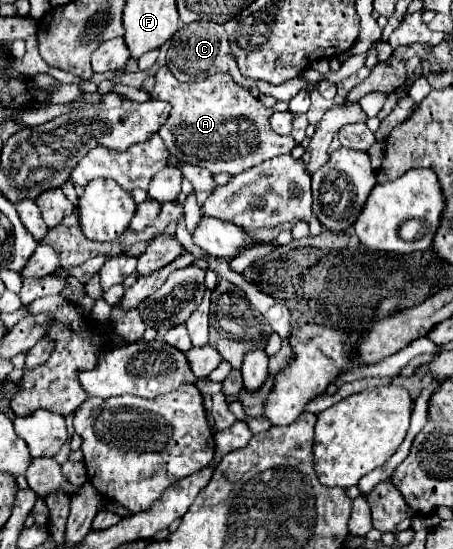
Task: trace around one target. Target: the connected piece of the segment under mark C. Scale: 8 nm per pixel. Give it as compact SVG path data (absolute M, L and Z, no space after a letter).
M195 21L189 25L181 25L177 33L169 41L169 51L167 51L167 69L185 83L191 81L201 81L209 75L215 73L231 73L235 81L241 81L241 73L237 69L235 57L231 55L229 41L225 37L225 31L217 23L205 23L205 21Z

